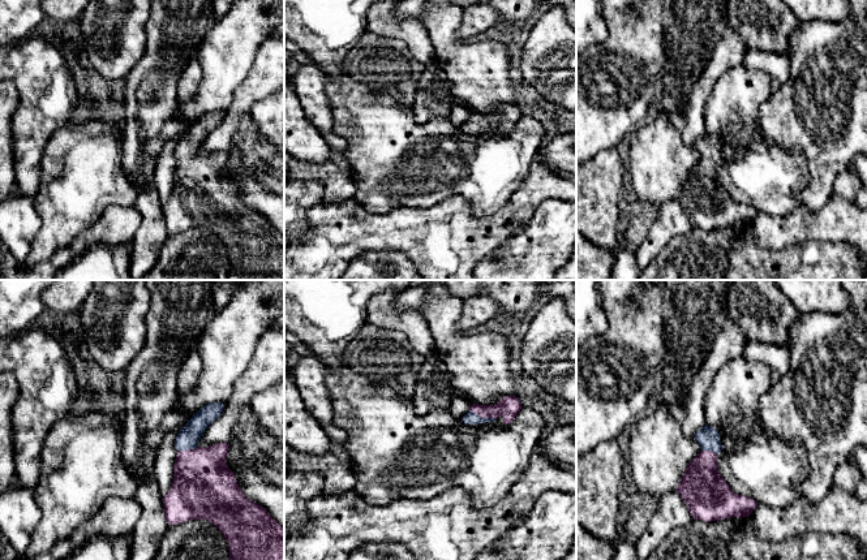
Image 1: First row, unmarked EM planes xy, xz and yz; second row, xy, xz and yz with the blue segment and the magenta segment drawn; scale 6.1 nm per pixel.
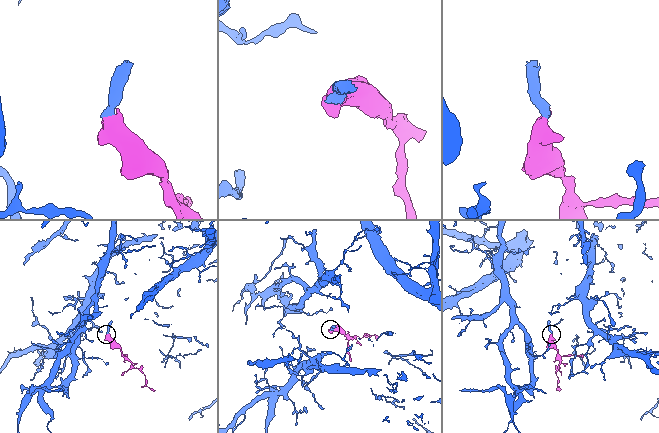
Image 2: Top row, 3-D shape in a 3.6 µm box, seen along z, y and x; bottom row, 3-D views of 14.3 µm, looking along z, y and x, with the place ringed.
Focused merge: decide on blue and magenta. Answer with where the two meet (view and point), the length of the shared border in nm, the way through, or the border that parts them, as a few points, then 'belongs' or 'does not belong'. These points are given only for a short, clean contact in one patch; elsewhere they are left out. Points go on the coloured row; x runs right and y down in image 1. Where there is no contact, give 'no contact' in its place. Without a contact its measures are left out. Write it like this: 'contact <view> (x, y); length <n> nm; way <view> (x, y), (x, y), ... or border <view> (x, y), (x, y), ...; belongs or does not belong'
contact xz (481, 417); length 180 nm; way xz (471, 418), (481, 417), (509, 406); belongs

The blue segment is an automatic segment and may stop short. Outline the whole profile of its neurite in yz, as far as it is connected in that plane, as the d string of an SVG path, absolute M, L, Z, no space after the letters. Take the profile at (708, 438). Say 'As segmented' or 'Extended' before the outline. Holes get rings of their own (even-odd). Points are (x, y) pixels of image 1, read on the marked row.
Extended. M705 425L695 432L694 439L701 451L688 464L675 490L694 520L711 522L748 517L757 503L734 494L717 469L717 455L722 451L718 431Z

